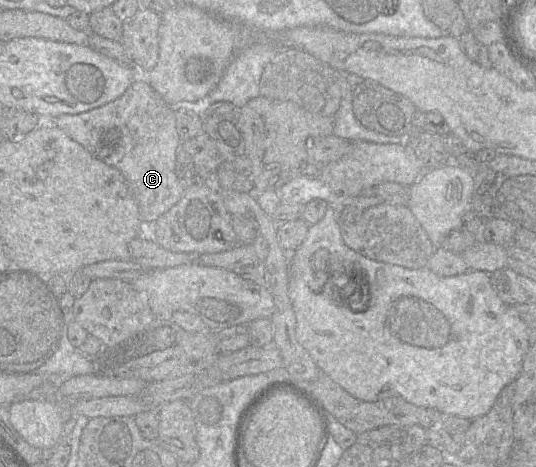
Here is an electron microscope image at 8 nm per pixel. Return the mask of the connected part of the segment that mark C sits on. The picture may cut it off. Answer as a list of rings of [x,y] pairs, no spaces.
[[[137,76],[117,99],[80,114],[62,114],[56,118],[56,124],[94,157],[122,173],[137,203],[143,224],[152,225],[158,217],[174,206],[185,192],[175,173],[176,154],[182,143],[176,129],[175,113],[174,108],[163,100],[144,76]]]

